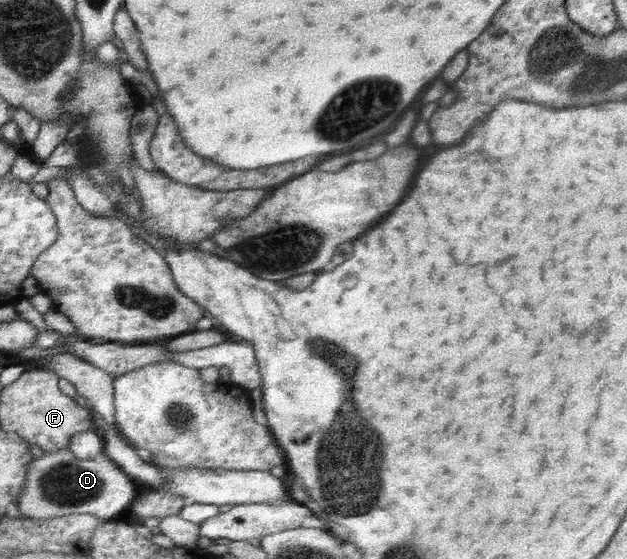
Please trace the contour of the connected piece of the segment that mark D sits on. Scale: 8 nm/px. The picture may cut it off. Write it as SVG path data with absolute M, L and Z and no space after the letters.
M65 447L32 460L17 505L23 517L32 519L90 514L104 521L118 518L136 496L136 481L112 460L104 455L94 460L78 459Z

